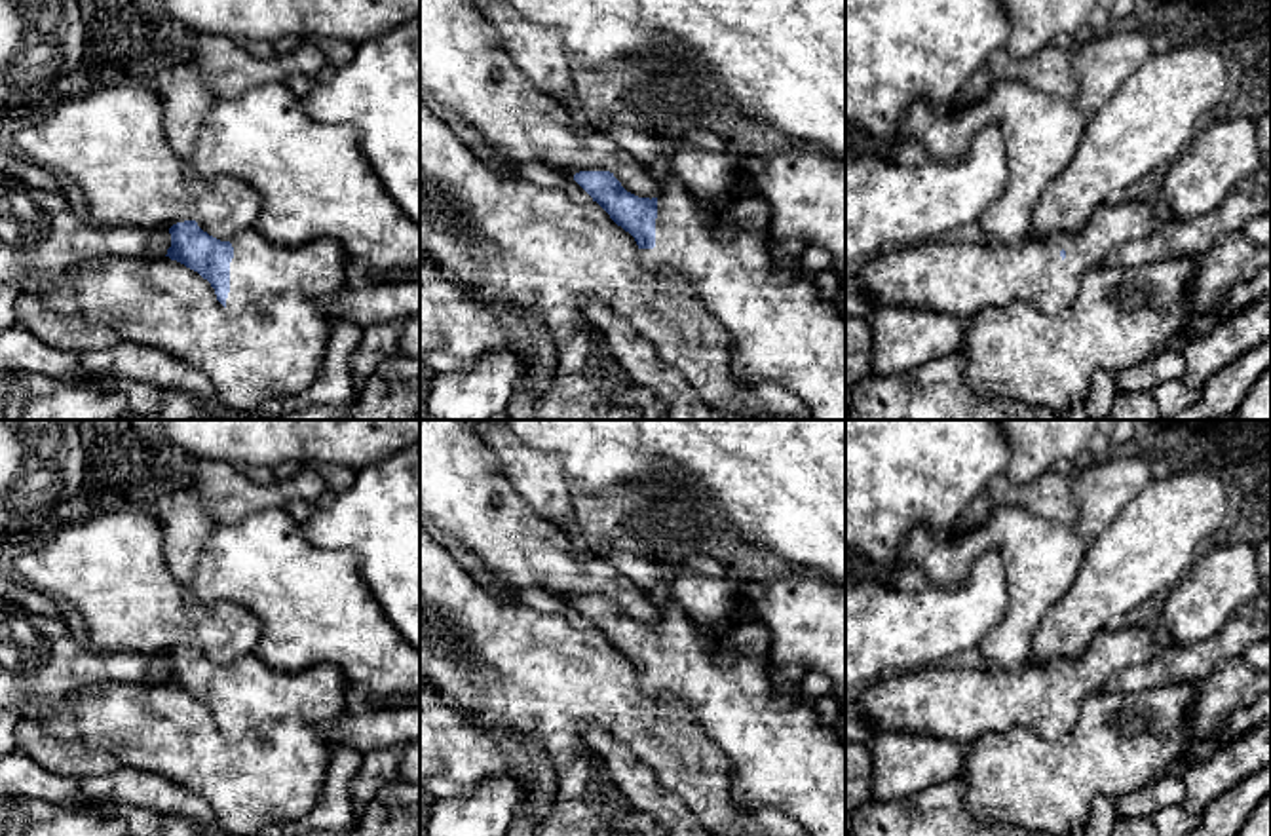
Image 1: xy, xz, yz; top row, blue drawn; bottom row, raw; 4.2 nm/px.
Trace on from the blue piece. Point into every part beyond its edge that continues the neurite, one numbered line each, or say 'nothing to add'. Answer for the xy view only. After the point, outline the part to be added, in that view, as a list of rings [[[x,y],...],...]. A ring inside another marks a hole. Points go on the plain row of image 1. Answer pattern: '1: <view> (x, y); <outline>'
1: xy (316, 696); [[[256,654],[230,665],[228,737],[239,737],[255,726],[294,718],[321,728],[346,712],[348,680],[329,663],[304,671],[268,669]]]

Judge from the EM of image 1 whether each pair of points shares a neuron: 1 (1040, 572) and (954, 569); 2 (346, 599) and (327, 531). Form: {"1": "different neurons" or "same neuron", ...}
{"1": "same neuron", "2": "different neurons"}

